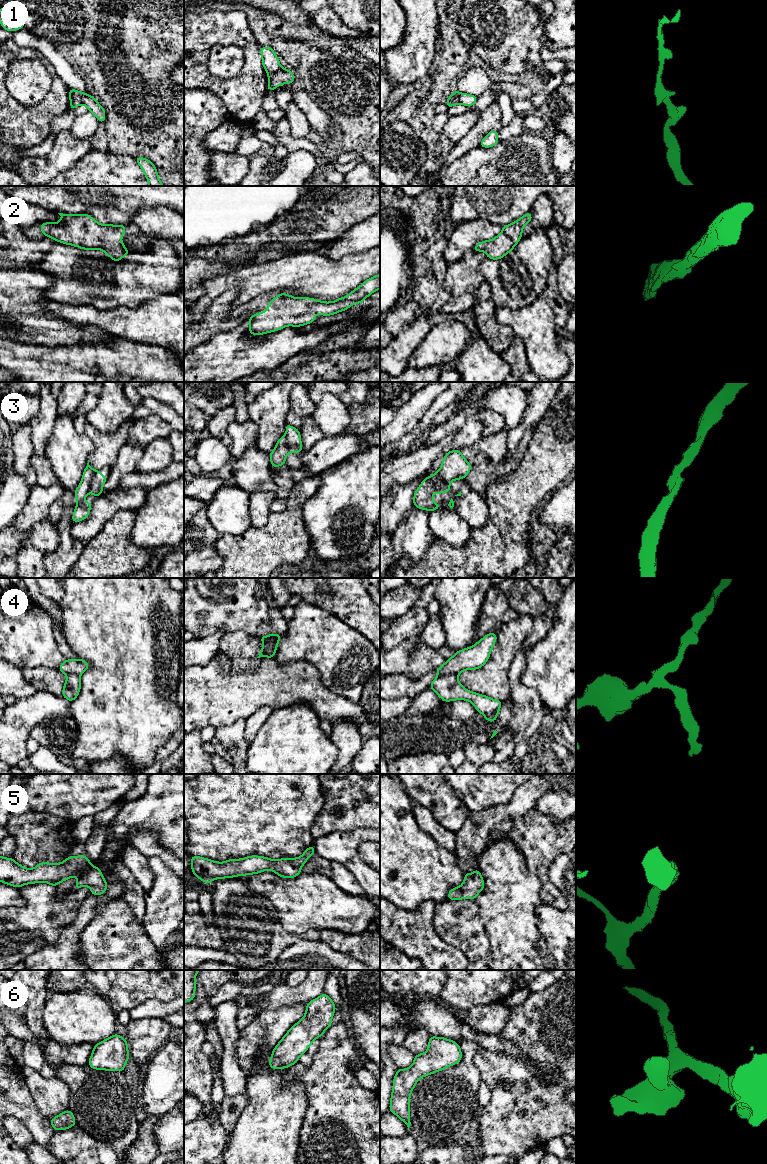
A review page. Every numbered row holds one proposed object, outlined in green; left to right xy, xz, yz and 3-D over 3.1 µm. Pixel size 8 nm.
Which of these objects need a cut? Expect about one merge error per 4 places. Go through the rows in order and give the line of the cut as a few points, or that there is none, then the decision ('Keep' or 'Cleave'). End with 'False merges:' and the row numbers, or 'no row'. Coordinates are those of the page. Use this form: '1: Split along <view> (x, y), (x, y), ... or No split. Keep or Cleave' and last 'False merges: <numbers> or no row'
1: Split along xz (281, 67), (268, 75). Cleave
2: No split. Keep
3: Split along xy (95, 471), (88, 491). Cleave
4: Split along xz (270, 634), (274, 639), (273, 650), (266, 654). Cleave
5: No split. Keep
6: No split. Keep
False merges: 1, 3, 4

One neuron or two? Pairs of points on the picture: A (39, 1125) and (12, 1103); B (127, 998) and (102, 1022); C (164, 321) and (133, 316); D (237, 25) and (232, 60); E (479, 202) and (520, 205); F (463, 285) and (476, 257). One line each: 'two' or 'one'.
A: one
B: two
C: one
D: two
E: one
F: one

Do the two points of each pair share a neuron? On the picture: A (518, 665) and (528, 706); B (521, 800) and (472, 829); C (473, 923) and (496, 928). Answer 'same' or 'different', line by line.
A: same
B: same
C: different

